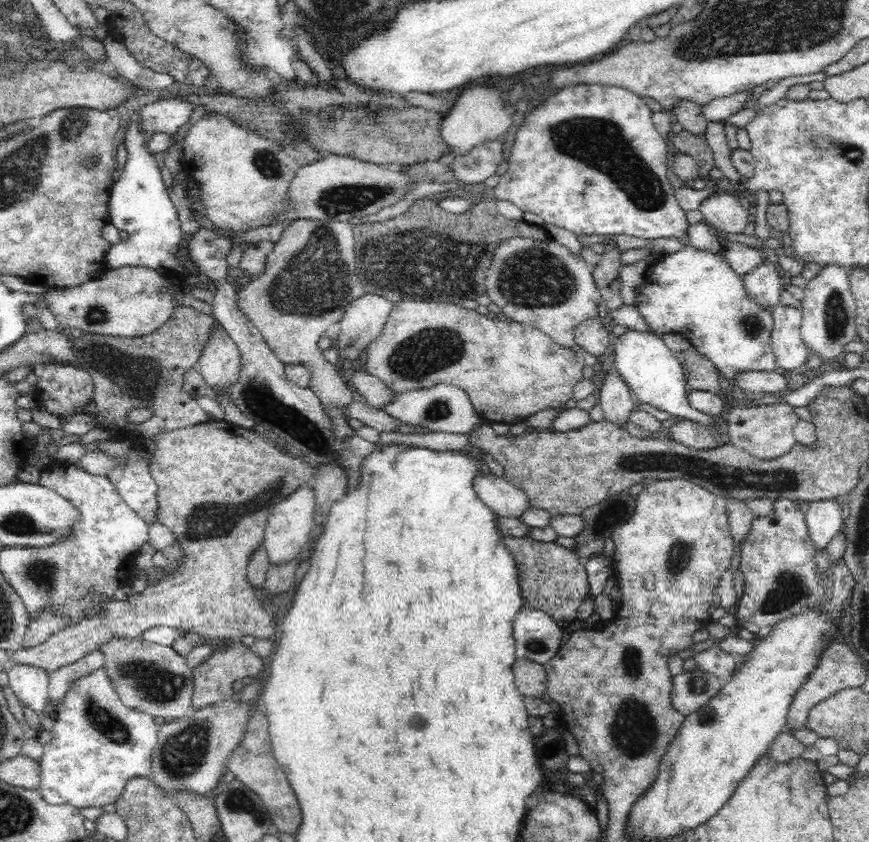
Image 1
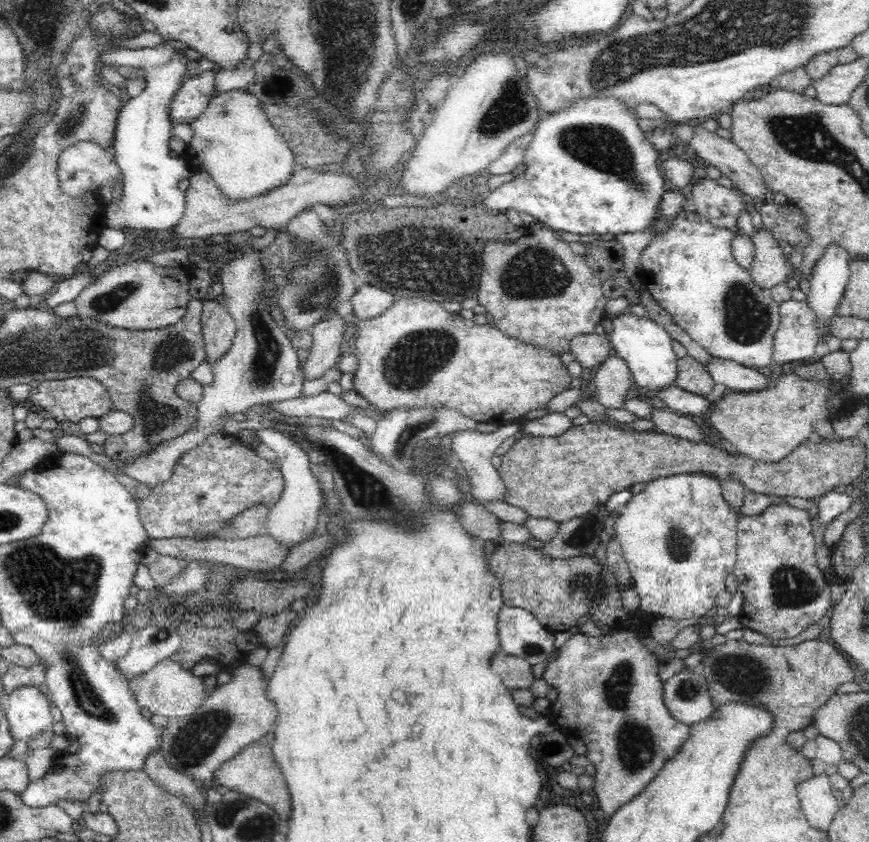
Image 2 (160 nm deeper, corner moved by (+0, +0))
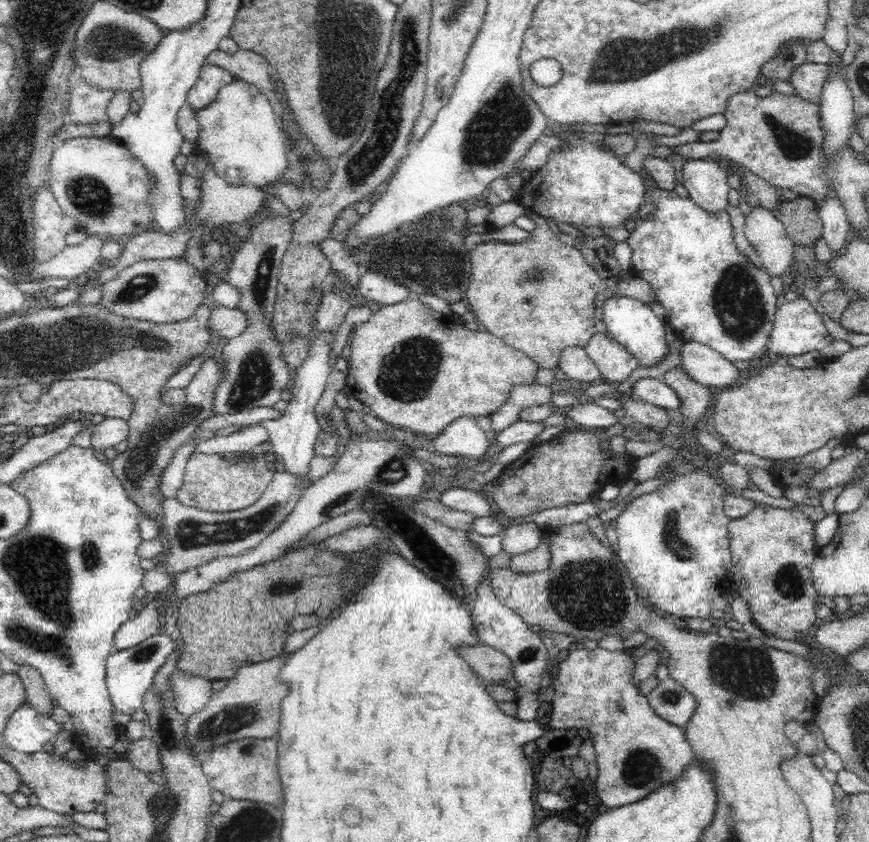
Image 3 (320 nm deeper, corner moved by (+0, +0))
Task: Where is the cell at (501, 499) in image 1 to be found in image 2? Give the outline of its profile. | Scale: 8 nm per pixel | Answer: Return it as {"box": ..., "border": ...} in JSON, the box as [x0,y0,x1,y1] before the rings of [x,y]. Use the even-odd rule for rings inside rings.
{"box":[446,421,521,502],"border":[[[517,421],[500,426],[496,432],[490,432],[490,434],[479,432],[476,429],[463,429],[450,436],[452,440],[446,444],[452,449],[454,456],[464,466],[464,469],[468,471],[470,481],[472,482],[469,493],[471,493],[471,496],[473,496],[477,502],[490,502],[490,500],[500,501],[502,494],[506,492],[506,487],[504,487],[503,481],[498,475],[498,470],[492,465],[490,460],[499,446],[506,439],[514,437],[520,430],[521,422]]]}

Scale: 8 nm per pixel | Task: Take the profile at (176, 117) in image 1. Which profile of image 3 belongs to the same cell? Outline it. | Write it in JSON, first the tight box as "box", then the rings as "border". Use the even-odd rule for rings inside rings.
{"box":[187,64,236,110],"border":[[[207,64],[199,73],[196,84],[187,94],[187,102],[194,110],[202,110],[216,100],[218,91],[236,78],[224,68]]]}

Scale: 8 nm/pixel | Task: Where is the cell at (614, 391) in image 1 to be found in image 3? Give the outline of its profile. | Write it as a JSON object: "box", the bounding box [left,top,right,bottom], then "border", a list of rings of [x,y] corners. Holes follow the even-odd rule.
{"box":[584,332,639,386],"border":[[[596,332],[584,349],[601,372],[603,381],[614,386],[626,380],[639,366],[637,358],[604,333]]]}

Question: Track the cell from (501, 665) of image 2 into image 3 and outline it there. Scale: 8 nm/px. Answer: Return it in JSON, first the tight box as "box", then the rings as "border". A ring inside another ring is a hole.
{"box":[460,642,512,684],"border":[[[482,642],[461,647],[460,657],[470,665],[483,684],[499,684],[512,675],[510,659],[504,653]]]}

